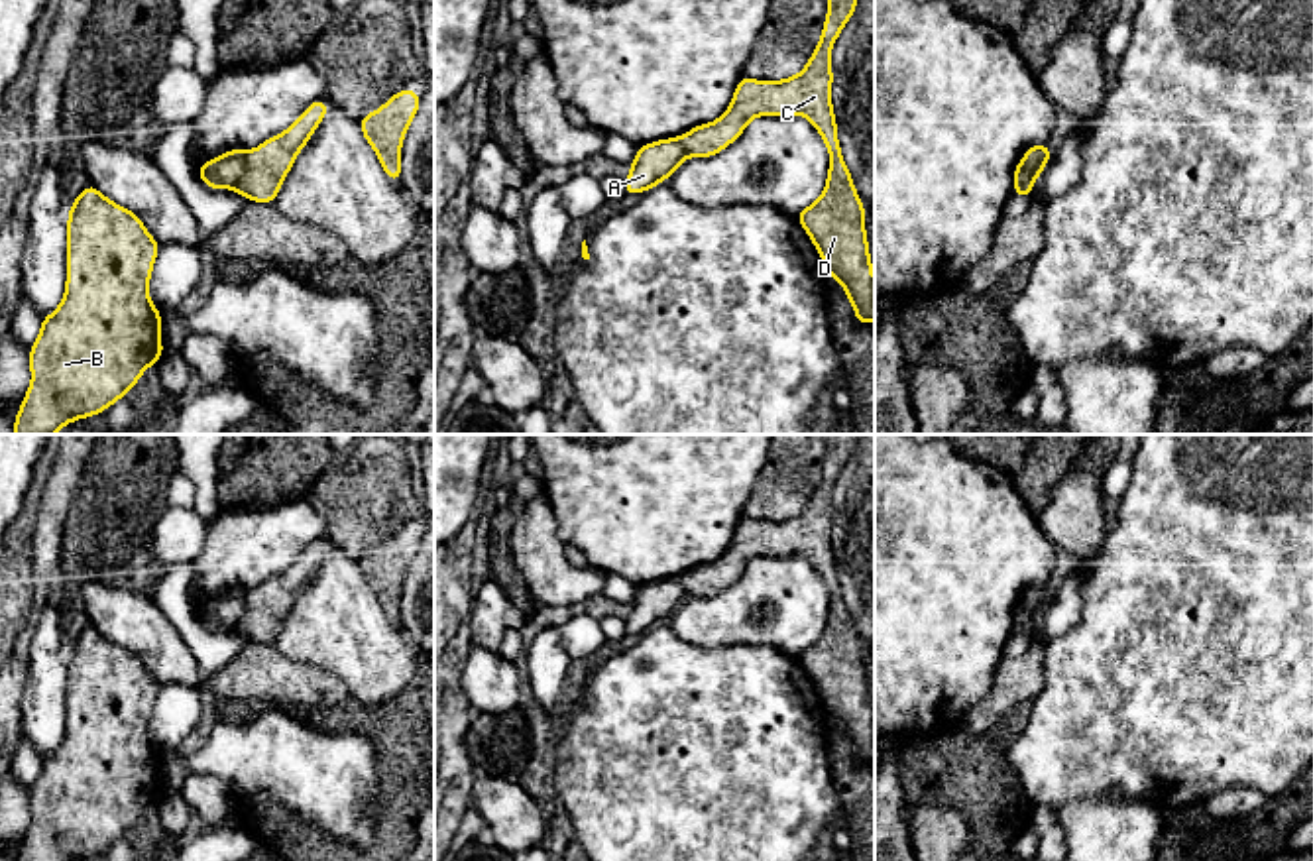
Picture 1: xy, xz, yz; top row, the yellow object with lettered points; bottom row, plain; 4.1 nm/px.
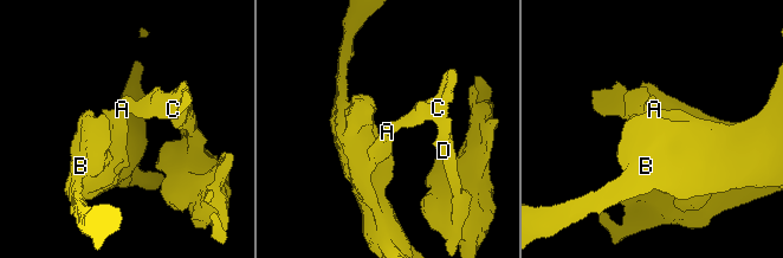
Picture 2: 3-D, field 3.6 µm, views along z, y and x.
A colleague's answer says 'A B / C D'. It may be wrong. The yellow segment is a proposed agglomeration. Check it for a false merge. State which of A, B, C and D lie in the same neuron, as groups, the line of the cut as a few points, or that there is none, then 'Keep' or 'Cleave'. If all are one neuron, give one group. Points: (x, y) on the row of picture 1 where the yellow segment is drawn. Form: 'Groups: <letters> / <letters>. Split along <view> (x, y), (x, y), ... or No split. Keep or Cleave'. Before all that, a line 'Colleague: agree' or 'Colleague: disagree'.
Colleague: agree
Groups: A B / C D. Split along xy (246, 154), (242, 175), (234, 187). Cleave

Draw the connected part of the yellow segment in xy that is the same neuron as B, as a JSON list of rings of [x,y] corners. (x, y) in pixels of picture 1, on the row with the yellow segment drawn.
[[[88,185],[67,220],[67,283],[61,305],[41,318],[29,350],[31,383],[14,421],[14,434],[55,434],[122,399],[163,354],[161,313],[149,299],[159,242],[140,216]]]

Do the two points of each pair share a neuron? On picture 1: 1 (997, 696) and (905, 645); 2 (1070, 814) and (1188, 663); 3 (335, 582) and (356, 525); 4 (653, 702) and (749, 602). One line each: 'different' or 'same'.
1: different
2: different
3: different
4: different

